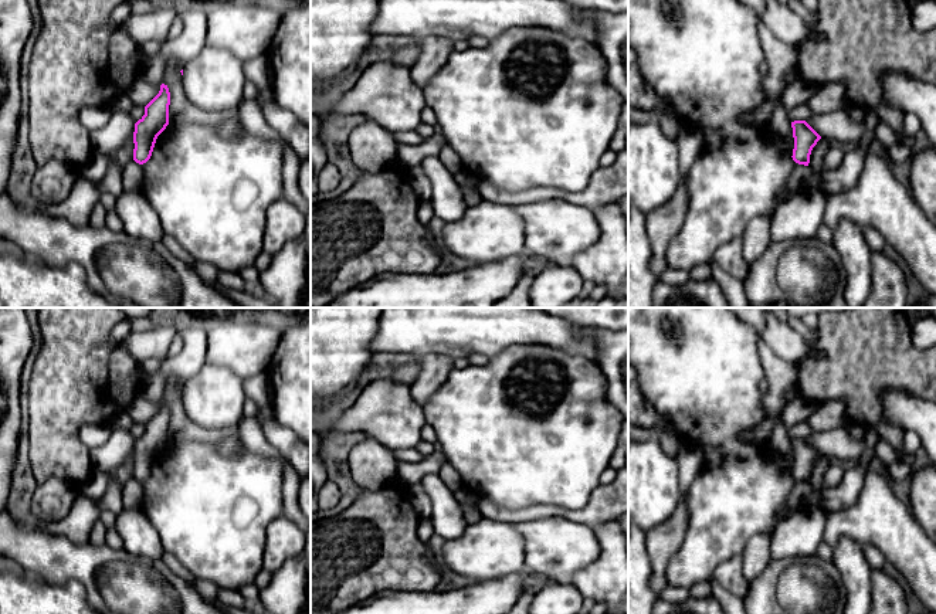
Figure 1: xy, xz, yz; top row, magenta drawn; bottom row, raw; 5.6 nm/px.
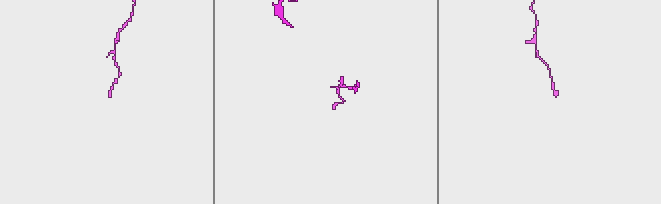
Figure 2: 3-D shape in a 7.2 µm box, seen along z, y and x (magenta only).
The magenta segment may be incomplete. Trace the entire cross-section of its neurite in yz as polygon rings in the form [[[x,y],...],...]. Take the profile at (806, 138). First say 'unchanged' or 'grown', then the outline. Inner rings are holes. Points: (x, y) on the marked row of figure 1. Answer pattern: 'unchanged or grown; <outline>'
unchanged; [[[794,121],[791,122],[791,128],[794,138],[791,157],[796,163],[808,166],[811,150],[821,136],[806,121]]]

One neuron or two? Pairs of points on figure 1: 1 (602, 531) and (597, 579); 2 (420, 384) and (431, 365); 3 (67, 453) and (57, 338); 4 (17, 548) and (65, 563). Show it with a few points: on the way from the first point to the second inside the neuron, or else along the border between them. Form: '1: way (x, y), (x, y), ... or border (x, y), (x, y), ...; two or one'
1: way (607, 542), (607, 567); one
2: way (424, 380), (431, 373), (431, 369); one
3: way (60, 424), (60, 366); one
4: way (29, 548), (54, 559); one

